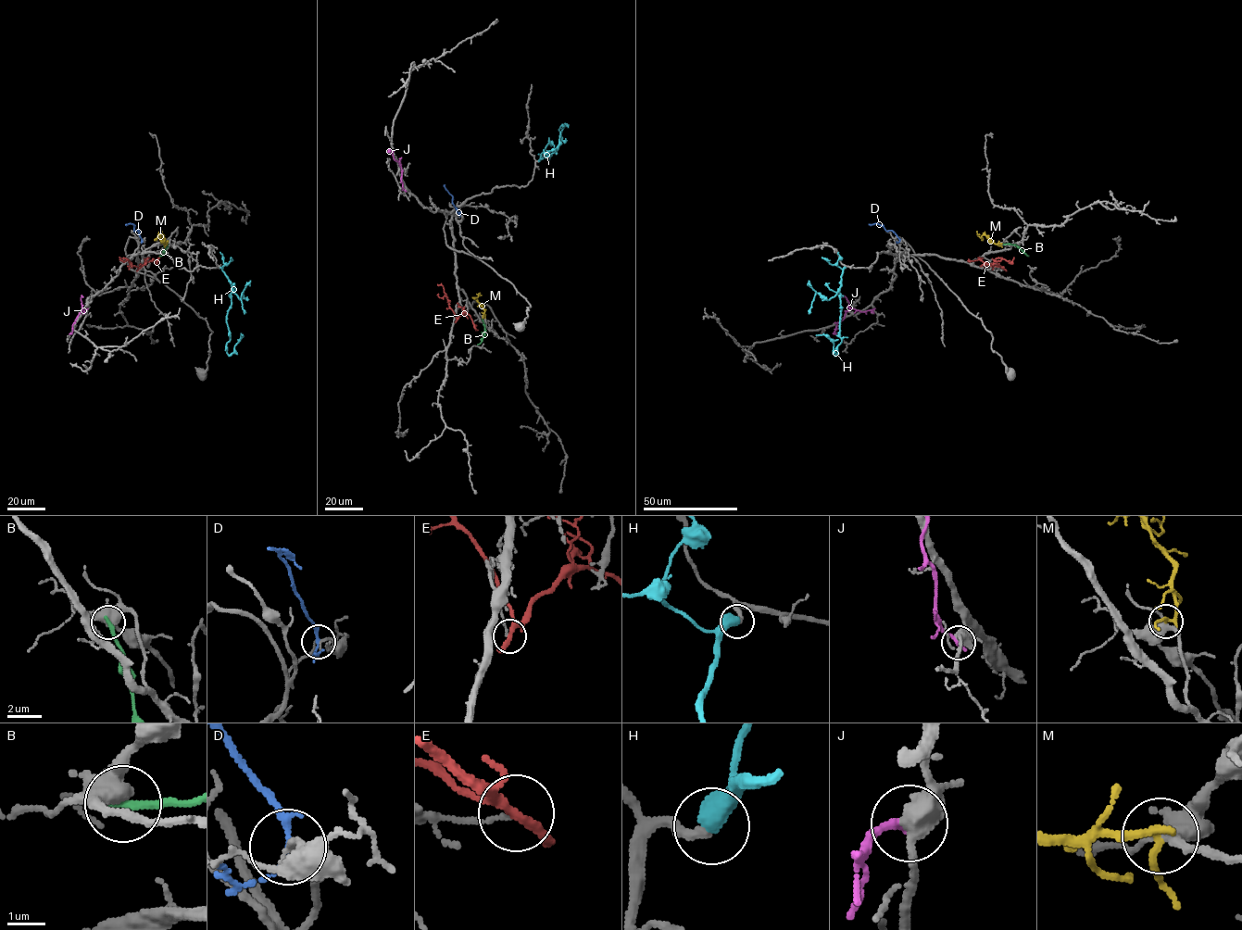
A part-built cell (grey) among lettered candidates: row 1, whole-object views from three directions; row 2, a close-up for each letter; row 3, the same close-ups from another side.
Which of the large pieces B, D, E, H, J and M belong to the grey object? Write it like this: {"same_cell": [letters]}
{"same_cell": ["H"]}

